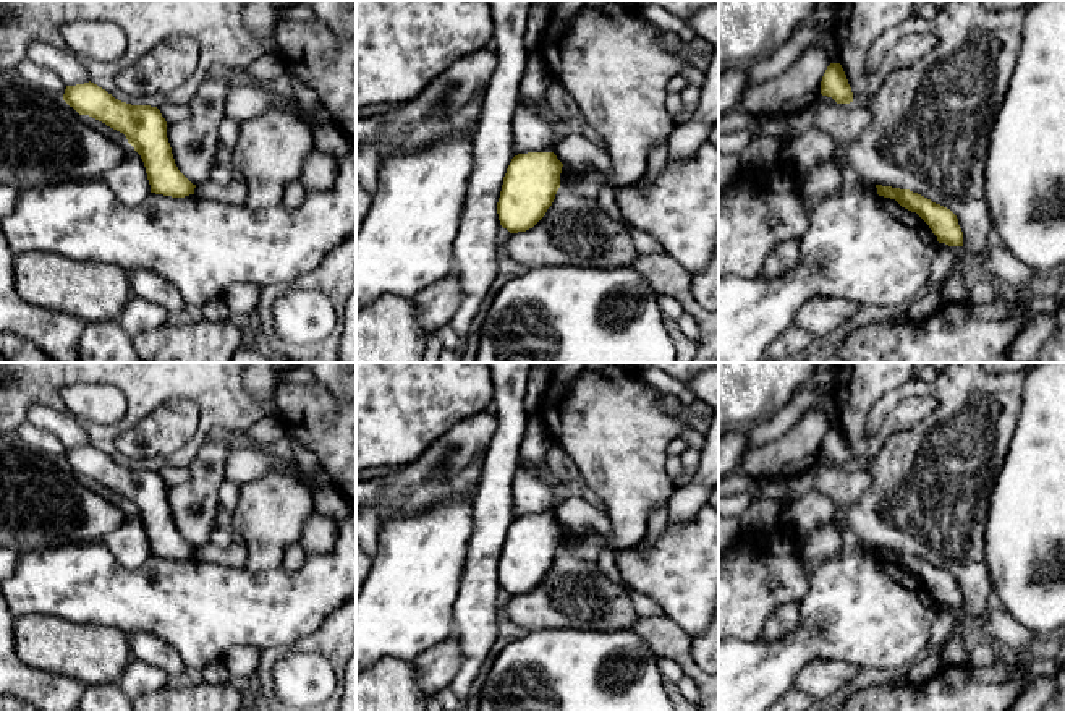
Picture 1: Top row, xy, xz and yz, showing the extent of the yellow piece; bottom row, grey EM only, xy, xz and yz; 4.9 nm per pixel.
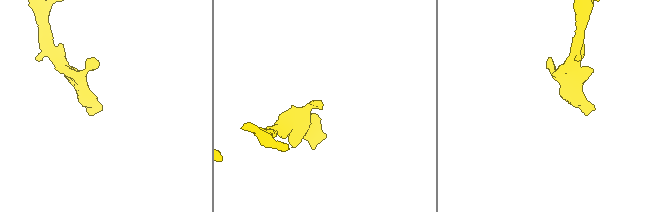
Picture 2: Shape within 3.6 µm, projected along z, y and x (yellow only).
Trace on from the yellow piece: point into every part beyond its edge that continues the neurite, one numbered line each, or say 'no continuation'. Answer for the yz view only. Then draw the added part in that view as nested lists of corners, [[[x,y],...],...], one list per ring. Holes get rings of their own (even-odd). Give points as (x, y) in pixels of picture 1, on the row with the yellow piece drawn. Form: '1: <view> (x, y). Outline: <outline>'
no continuation

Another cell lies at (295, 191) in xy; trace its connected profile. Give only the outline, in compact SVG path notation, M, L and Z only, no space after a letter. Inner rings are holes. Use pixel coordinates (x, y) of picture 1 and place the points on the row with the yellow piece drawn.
M293 180L286 185L282 204L296 209L301 206L303 199L306 198L306 188L301 185L299 180Z

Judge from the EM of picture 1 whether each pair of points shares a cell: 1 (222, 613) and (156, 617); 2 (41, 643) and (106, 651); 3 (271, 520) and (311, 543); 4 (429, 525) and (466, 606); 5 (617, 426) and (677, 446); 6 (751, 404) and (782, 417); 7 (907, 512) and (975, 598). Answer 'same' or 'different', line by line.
1: same
2: same
3: different
4: different
5: different
6: different
7: same

